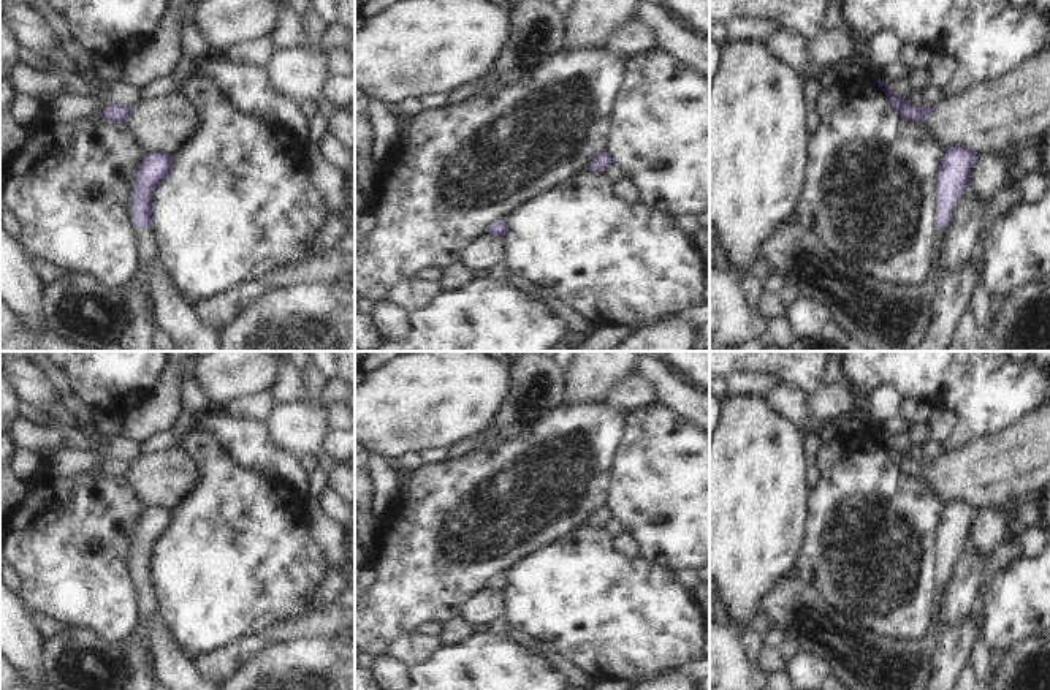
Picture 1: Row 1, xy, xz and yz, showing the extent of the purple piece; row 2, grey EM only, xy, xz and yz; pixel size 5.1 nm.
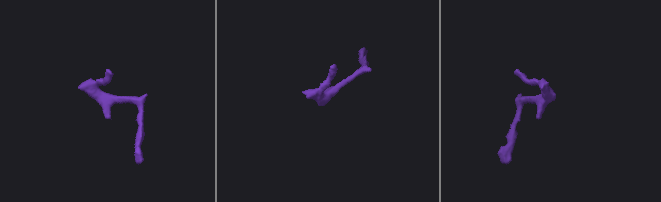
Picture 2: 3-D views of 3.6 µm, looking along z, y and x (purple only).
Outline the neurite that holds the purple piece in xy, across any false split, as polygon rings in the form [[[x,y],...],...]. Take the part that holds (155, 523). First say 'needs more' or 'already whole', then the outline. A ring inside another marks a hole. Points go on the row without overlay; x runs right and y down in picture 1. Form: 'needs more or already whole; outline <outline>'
needs more; outline [[[147,508],[136,527],[133,538],[131,568],[139,595],[141,617],[135,636],[152,657],[152,627],[160,614],[157,589],[154,586],[152,548],[168,533],[174,522],[174,511],[169,508]]]

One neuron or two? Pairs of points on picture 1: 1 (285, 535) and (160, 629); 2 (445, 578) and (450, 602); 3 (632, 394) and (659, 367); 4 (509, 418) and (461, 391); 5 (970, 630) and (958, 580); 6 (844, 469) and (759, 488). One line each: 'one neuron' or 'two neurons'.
1: two neurons
2: one neuron
3: two neurons
4: two neurons
5: two neurons
6: two neurons

